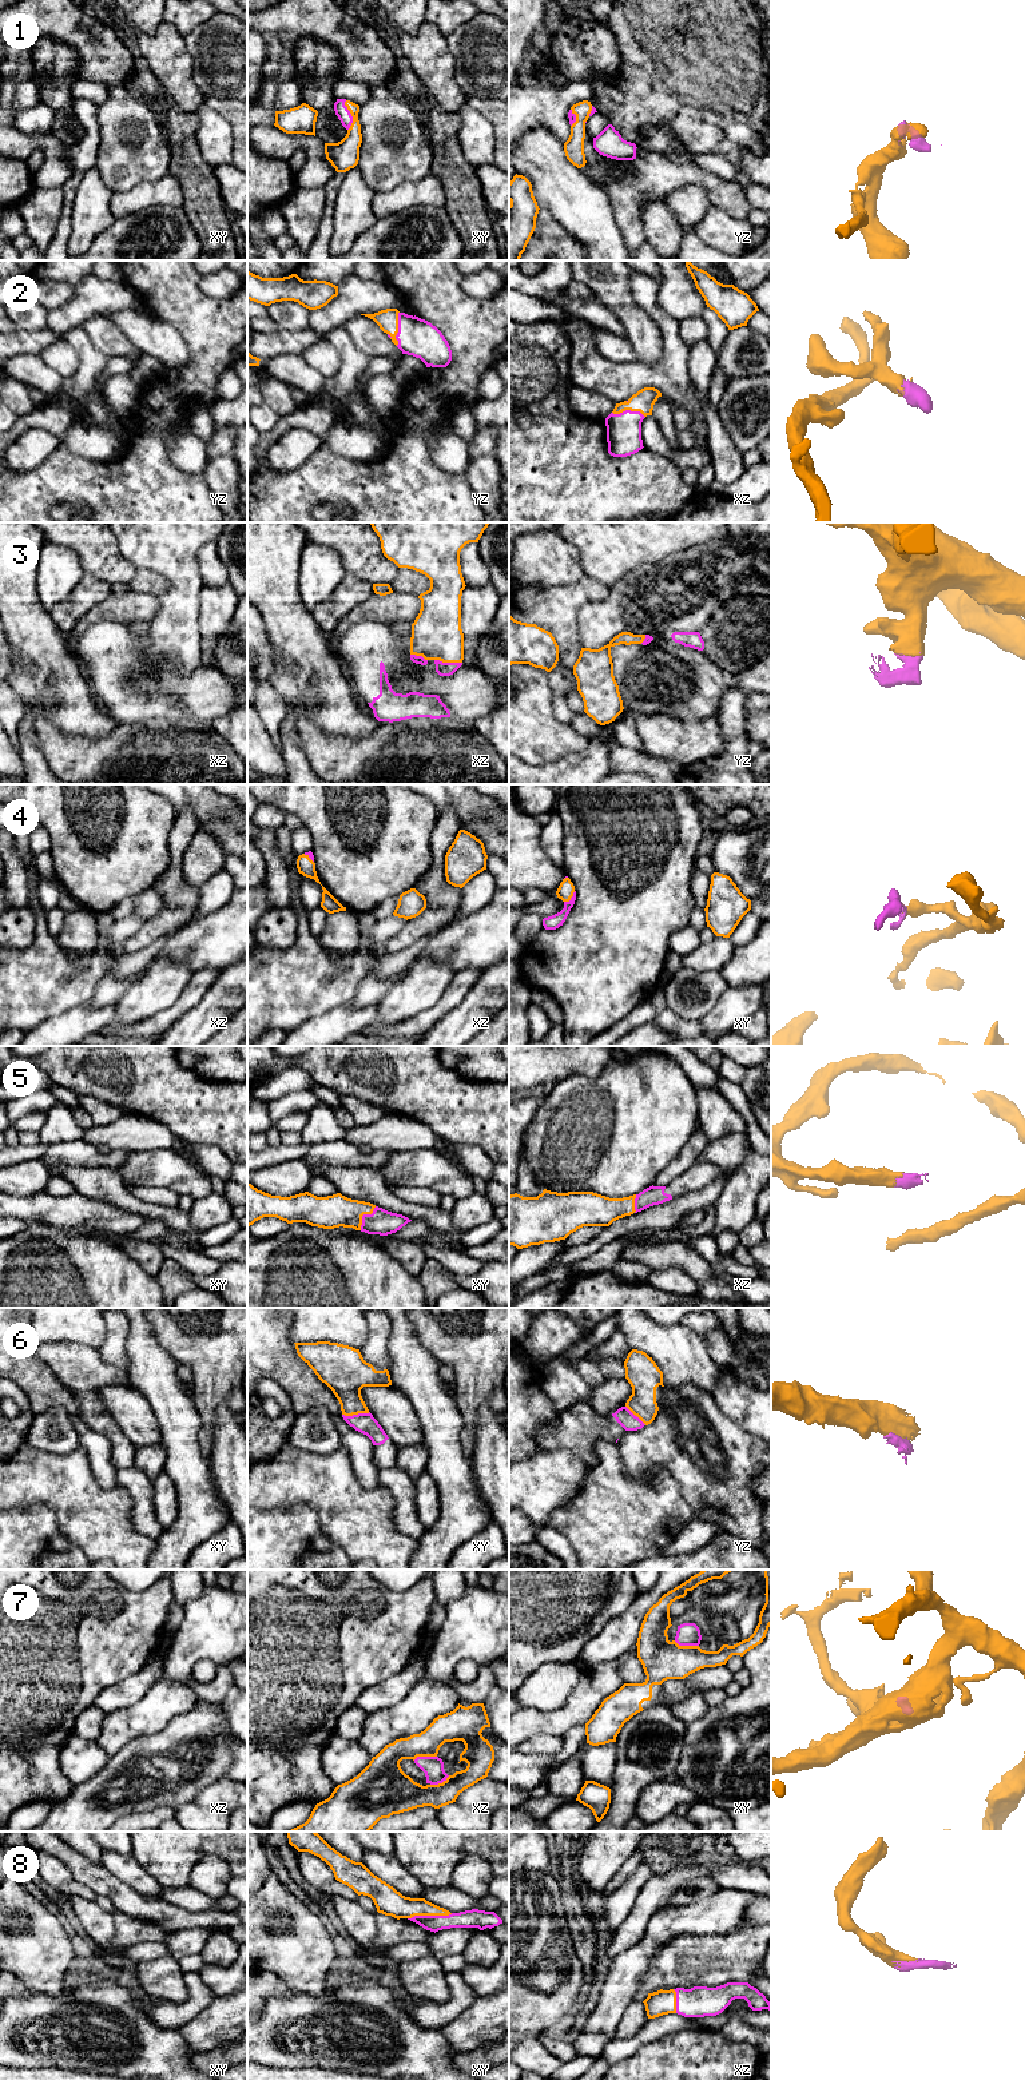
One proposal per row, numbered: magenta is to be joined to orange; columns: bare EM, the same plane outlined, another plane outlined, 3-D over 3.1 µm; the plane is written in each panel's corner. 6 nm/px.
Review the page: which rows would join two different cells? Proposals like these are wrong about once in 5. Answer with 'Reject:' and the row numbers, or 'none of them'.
Reject: none of them

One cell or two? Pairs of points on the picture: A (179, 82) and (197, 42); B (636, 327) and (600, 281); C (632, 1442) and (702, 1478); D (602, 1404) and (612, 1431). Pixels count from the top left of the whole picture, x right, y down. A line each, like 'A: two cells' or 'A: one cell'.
A: two cells
B: one cell
C: one cell
D: two cells

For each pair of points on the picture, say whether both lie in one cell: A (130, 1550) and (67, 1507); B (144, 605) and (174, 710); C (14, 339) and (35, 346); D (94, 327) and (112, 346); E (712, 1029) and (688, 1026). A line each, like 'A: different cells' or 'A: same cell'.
A: same cell
B: different cells
C: same cell
D: same cell
E: different cells

